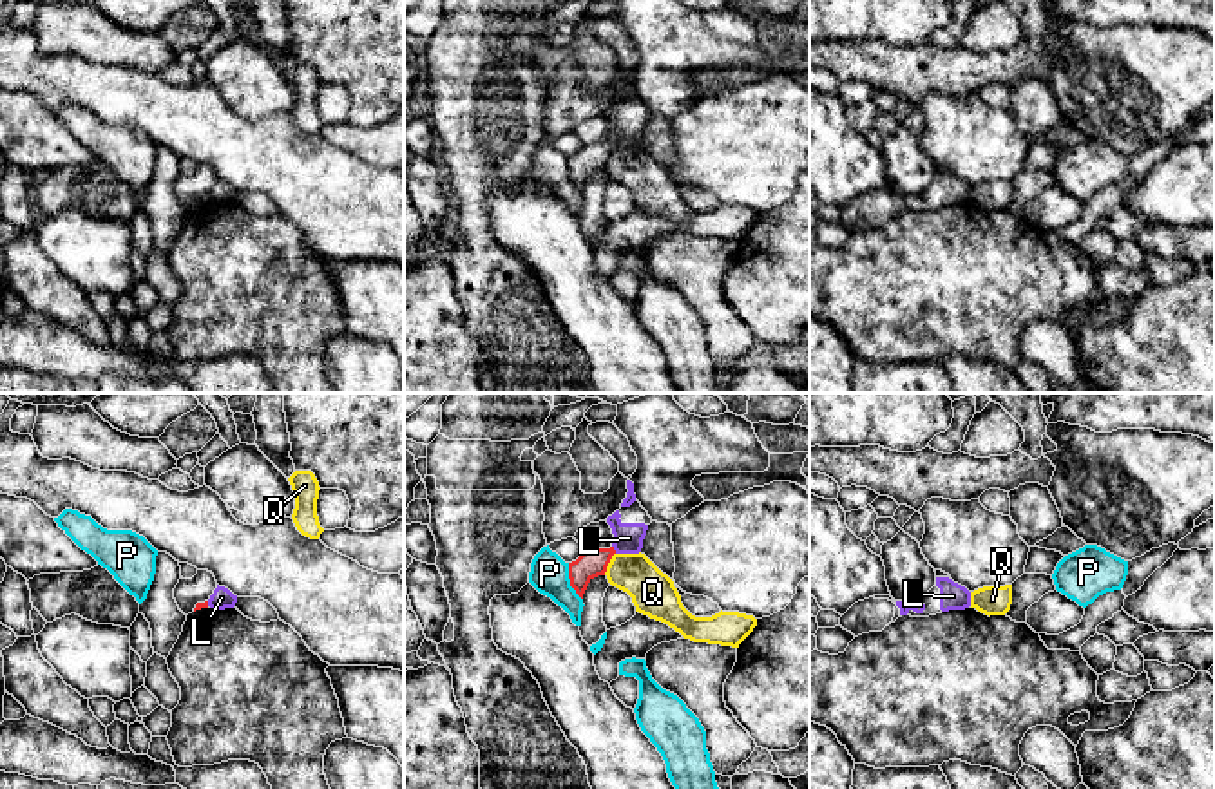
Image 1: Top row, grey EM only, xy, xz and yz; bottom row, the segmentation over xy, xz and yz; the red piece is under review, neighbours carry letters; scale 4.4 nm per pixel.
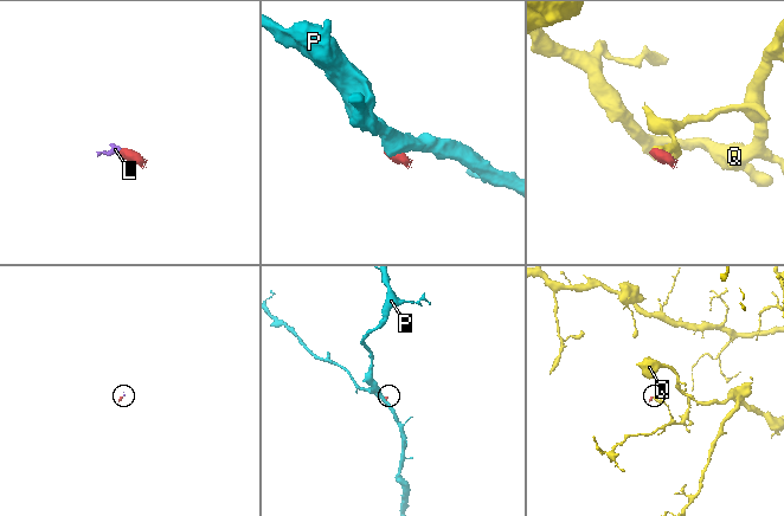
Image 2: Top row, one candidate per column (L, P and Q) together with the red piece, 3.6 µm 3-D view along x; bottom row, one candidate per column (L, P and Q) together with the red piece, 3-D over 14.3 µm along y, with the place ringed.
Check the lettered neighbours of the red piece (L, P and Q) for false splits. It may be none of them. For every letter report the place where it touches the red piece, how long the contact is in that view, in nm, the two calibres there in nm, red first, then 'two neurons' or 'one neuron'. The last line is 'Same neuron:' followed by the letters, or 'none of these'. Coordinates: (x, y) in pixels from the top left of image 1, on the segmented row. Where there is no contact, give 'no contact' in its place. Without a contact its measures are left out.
L: meets red in xz at (612, 549); contact 40 nm long; 120 nm thick on the red side, 130 nm on the other; one neuron
P: meets red in xz at (571, 581); contact 180 nm long; 120 nm thick on the red side, 180 nm on the other; two neurons
Q: meets red in xz at (609, 561); contact 120 nm long; 120 nm thick on the red side, 200 nm on the other; two neurons
Same neuron: L

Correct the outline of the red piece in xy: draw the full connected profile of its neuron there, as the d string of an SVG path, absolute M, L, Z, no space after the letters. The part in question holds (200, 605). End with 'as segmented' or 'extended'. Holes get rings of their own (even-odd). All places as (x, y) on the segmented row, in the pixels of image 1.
M217 585L210 599L205 603L197 603L194 612L208 606L217 610L234 608L235 603L237 595L234 595L228 588Z; extended

